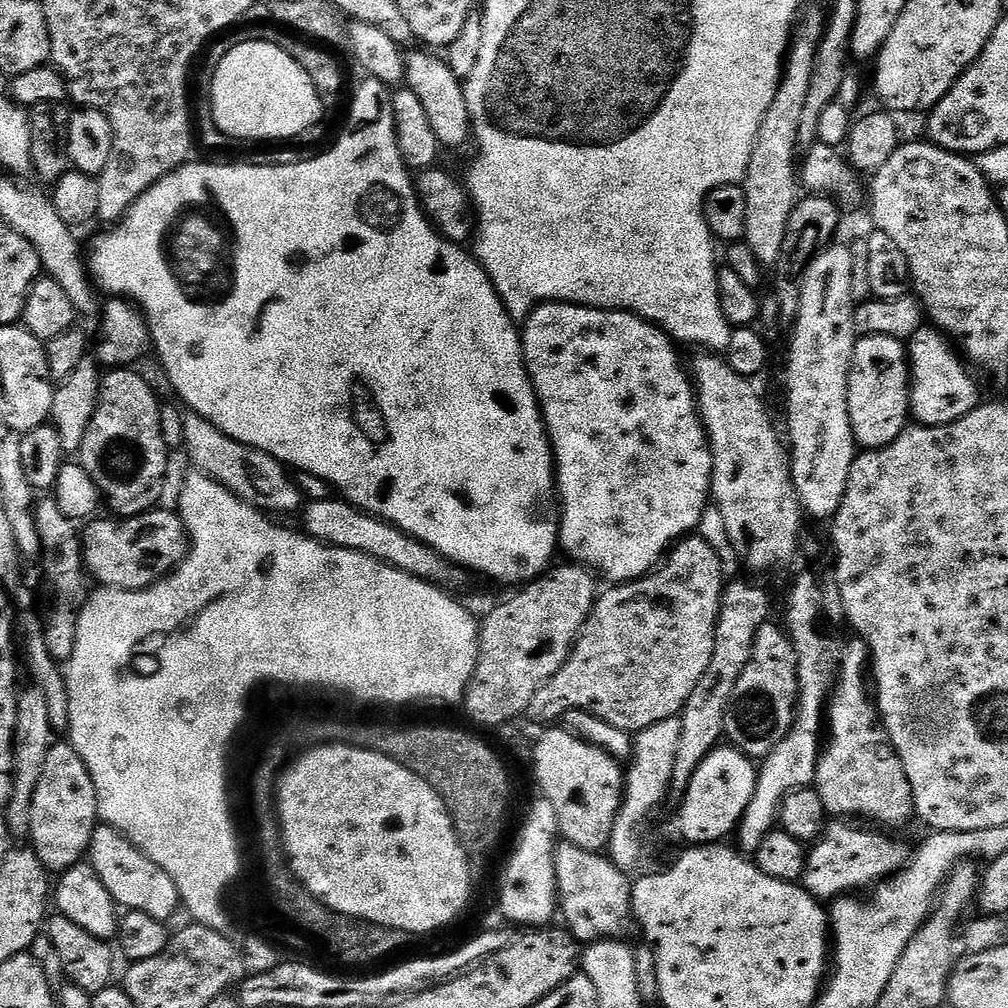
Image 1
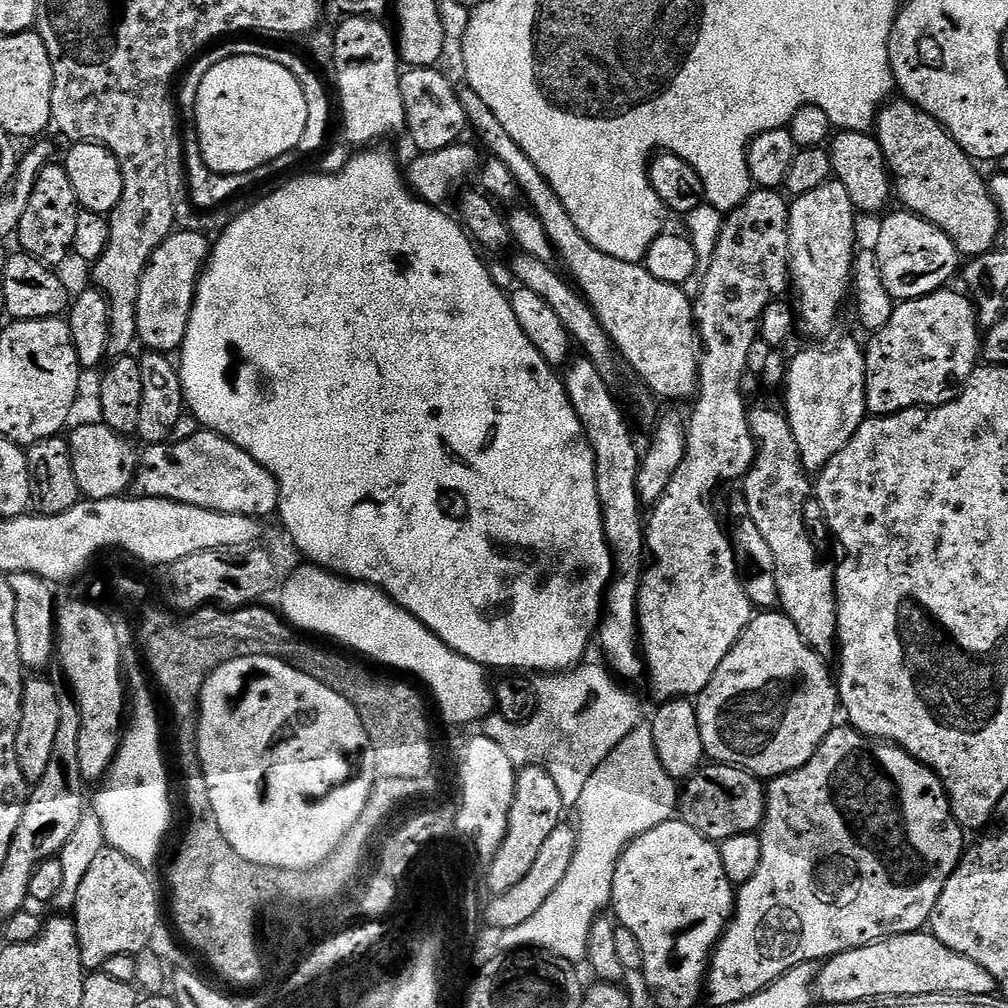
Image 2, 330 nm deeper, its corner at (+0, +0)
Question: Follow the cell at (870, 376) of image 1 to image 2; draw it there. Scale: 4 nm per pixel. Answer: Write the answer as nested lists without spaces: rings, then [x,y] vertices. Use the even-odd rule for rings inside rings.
[[[948,291],[897,303],[885,328],[871,333],[872,341],[864,348],[864,393],[872,416],[947,404],[978,367],[982,356],[982,332],[976,329],[978,313],[963,291]]]

